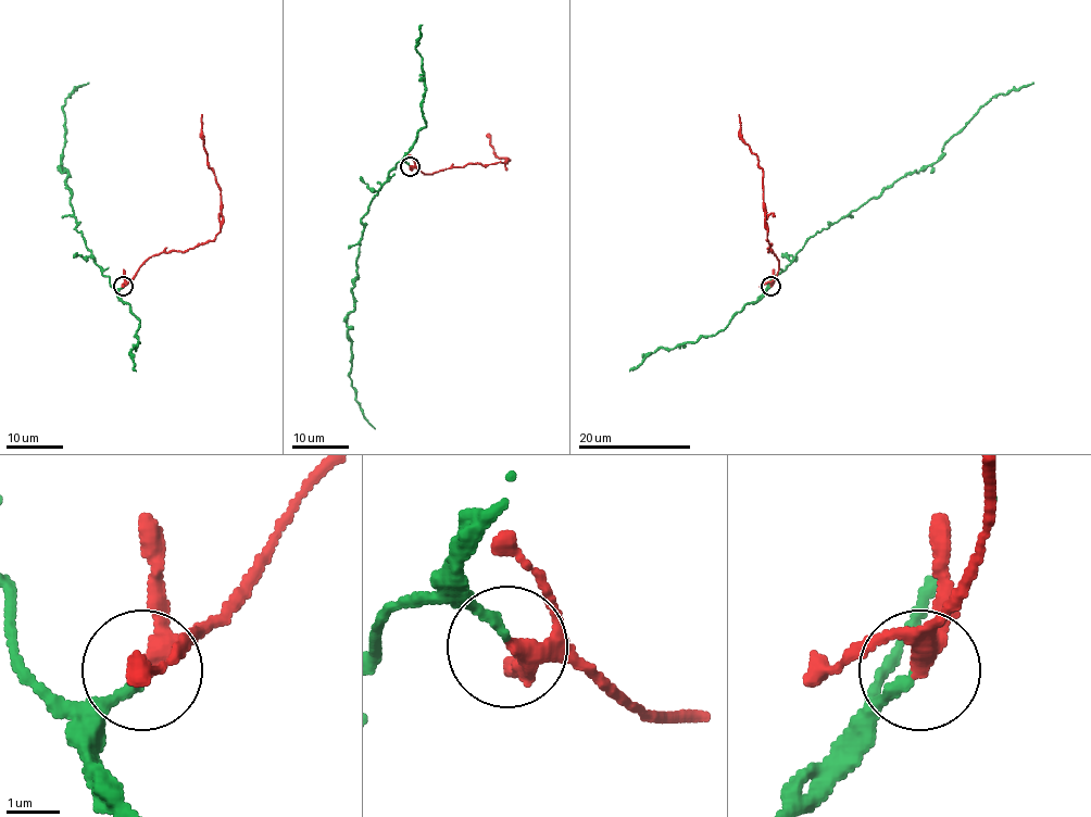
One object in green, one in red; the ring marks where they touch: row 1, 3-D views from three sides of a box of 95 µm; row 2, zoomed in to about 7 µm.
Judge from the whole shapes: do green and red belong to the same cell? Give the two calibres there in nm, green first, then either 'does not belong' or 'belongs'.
180/280 nm | belongs

